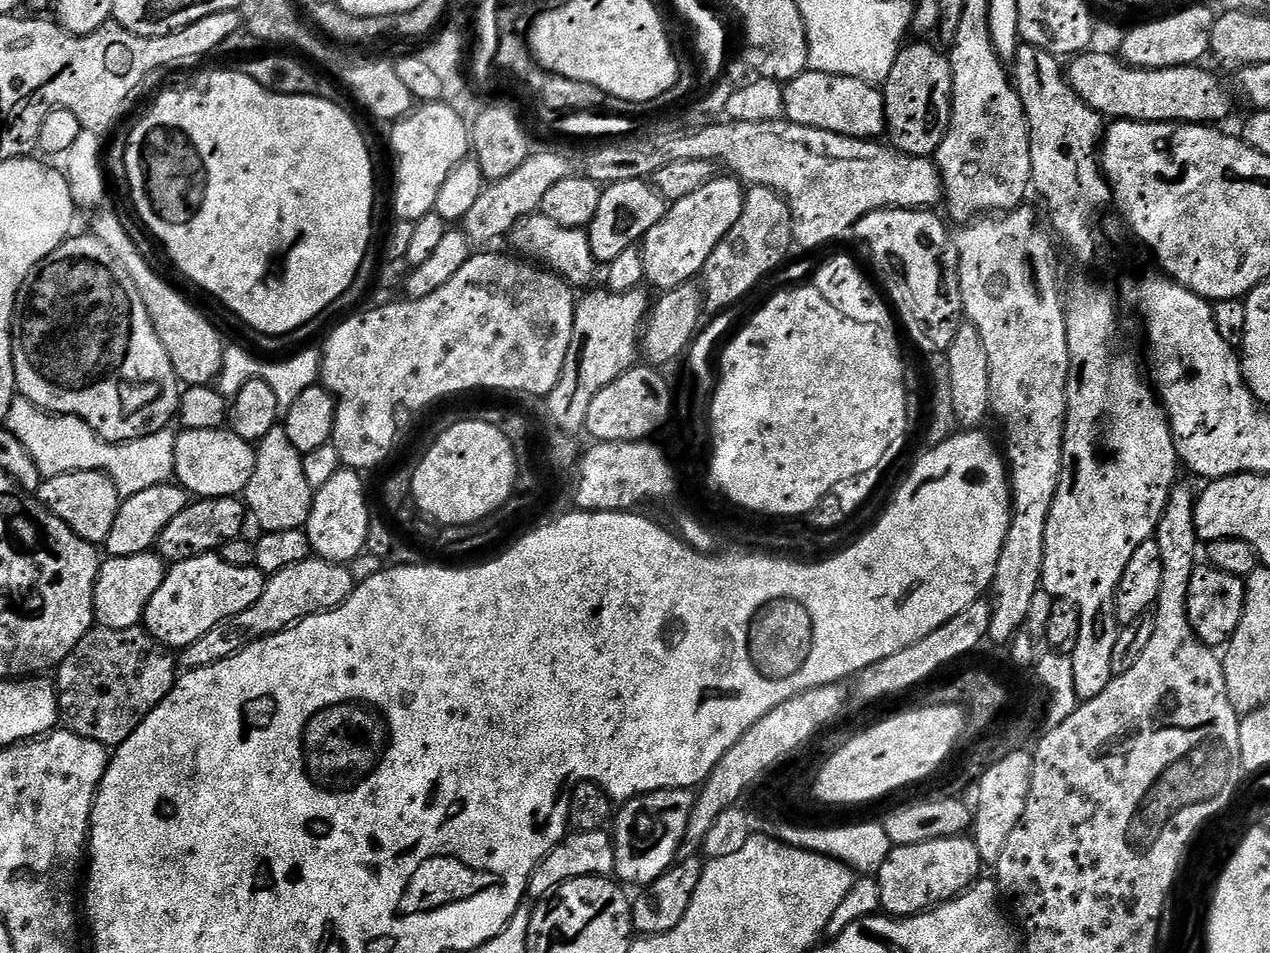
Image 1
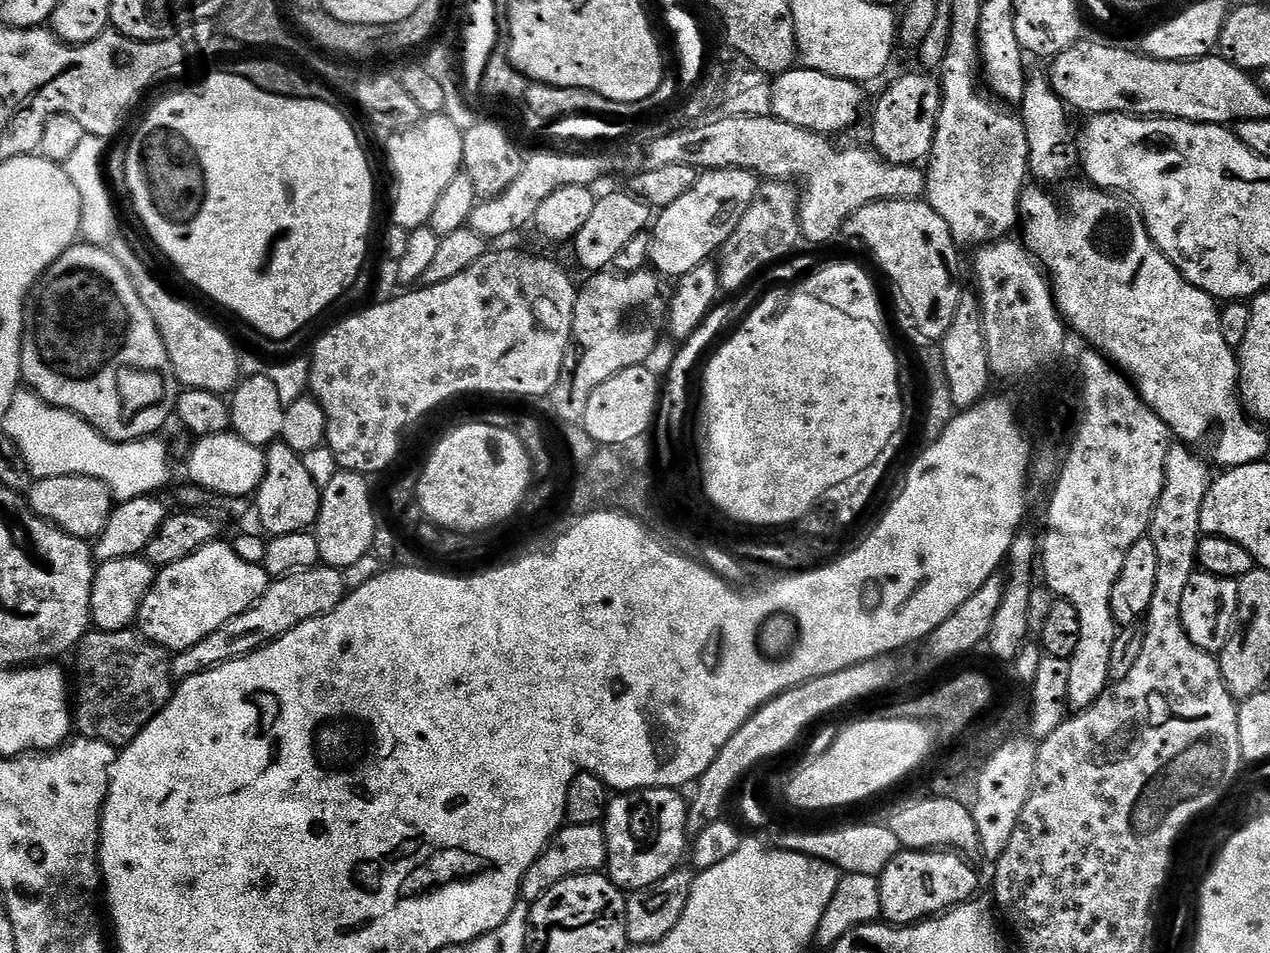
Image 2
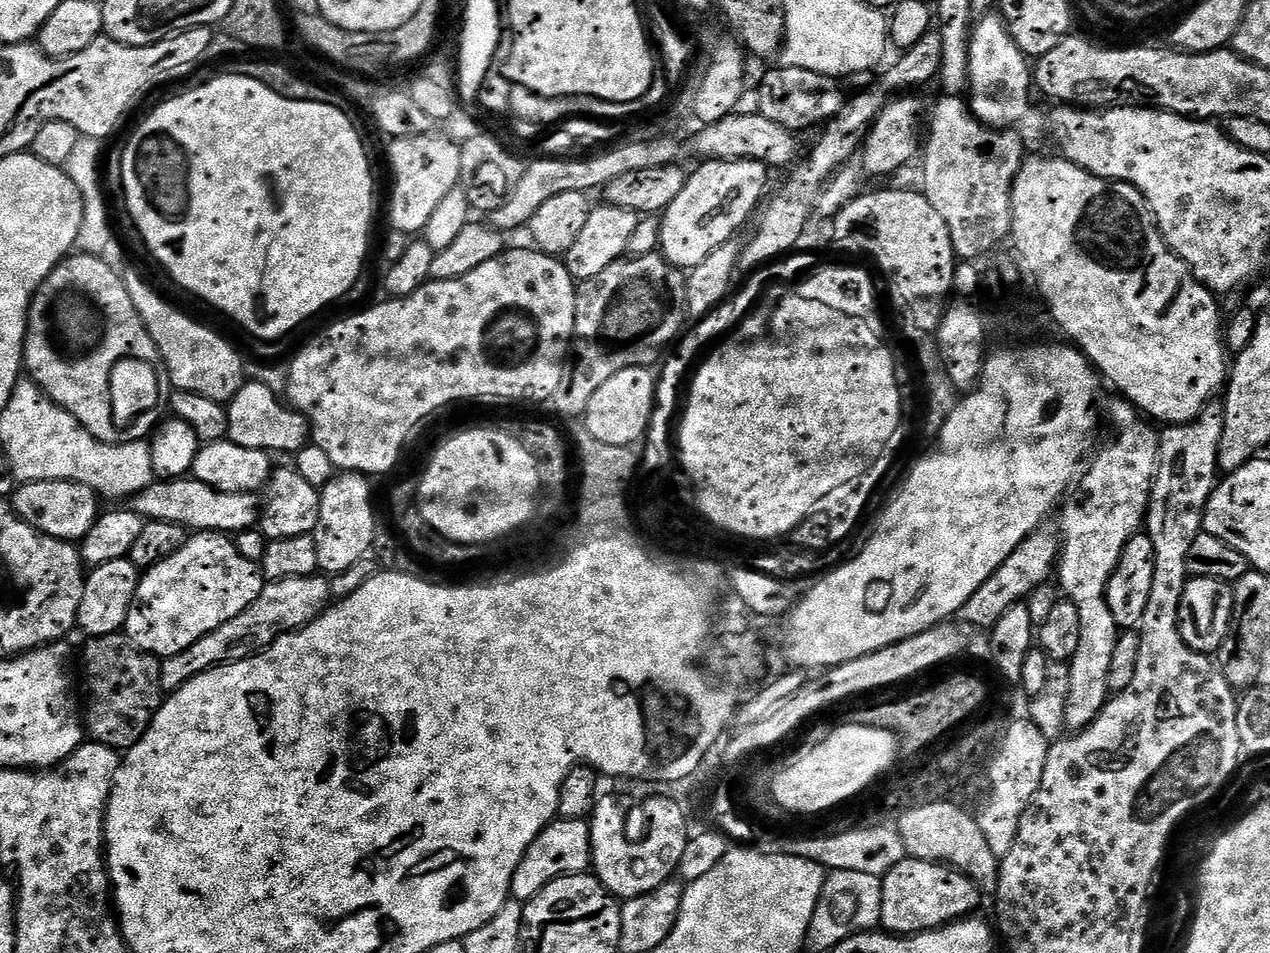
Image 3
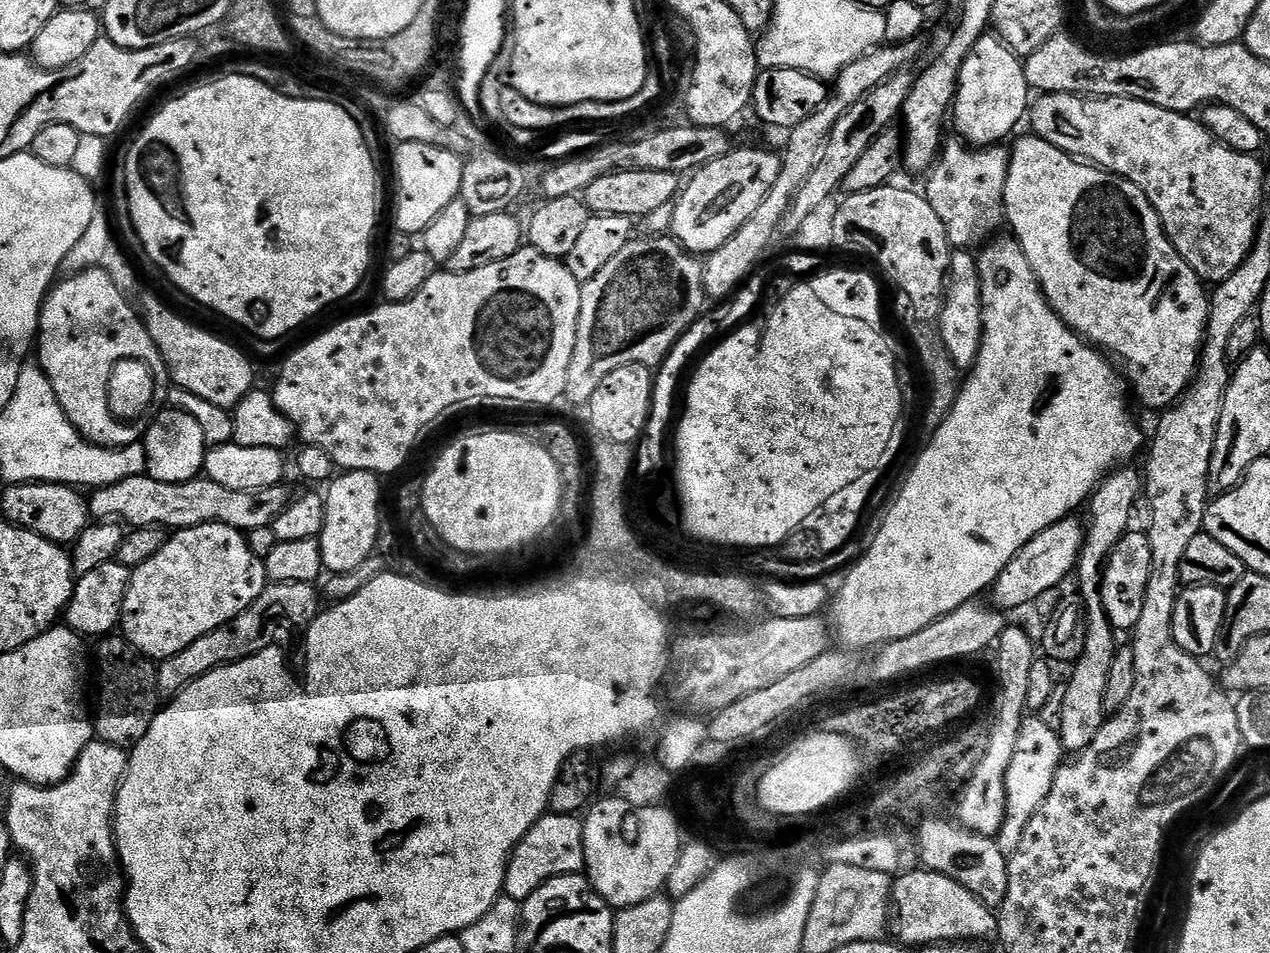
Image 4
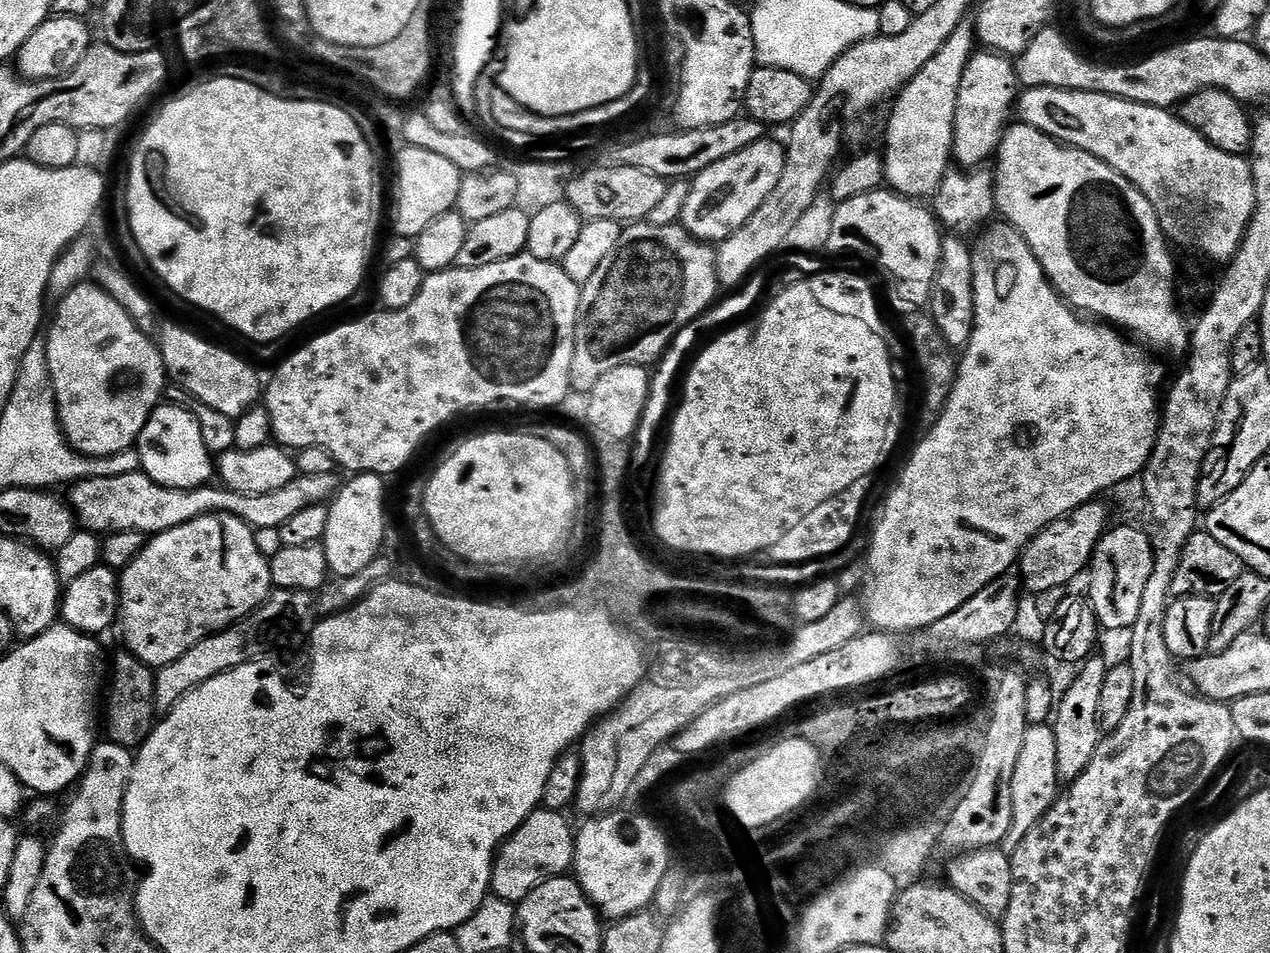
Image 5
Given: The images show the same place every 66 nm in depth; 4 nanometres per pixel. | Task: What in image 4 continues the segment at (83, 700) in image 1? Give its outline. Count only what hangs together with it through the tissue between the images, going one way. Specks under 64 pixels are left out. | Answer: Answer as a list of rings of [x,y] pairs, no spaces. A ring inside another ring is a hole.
[[[109,634],[97,644],[100,644],[96,648],[96,676],[100,679],[100,693],[96,696],[96,708],[94,704],[94,736],[110,746],[131,750],[150,730],[162,707],[157,665],[136,651],[123,635]]]

